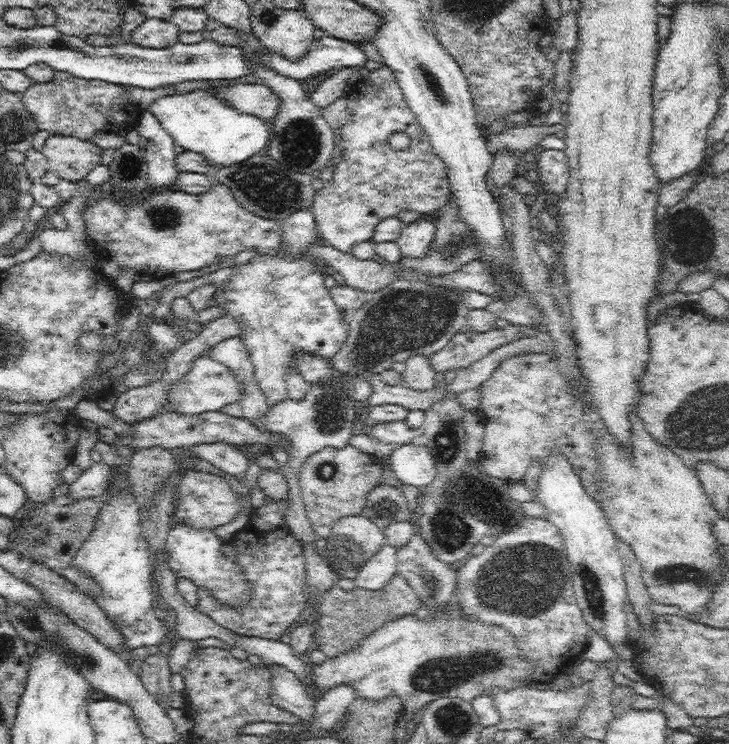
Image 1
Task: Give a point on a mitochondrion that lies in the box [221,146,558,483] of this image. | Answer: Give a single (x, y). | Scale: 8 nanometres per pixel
(406, 319)

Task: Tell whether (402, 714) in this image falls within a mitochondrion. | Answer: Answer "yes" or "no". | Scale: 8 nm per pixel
no

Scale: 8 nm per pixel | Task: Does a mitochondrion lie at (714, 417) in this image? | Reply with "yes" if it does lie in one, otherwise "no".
yes

